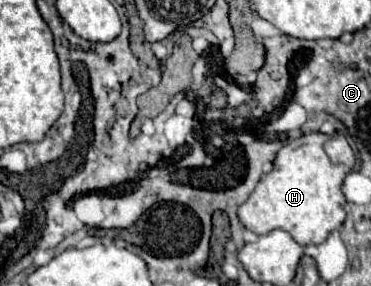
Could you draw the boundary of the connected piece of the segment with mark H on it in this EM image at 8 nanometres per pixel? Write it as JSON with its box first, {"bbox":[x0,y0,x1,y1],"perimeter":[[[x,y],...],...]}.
{"bbox":[238,133,354,245],"perimeter":[[[342,133],[302,135],[278,151],[274,169],[260,179],[248,201],[240,205],[238,219],[246,229],[258,235],[282,229],[288,231],[300,245],[318,245],[326,241],[326,237],[346,219],[342,183],[354,163],[354,151]]]}

